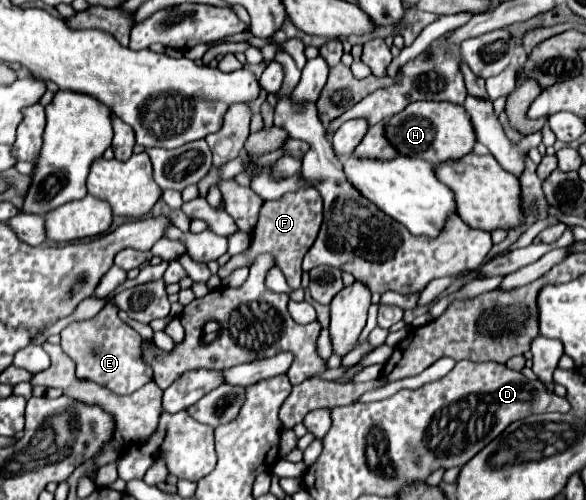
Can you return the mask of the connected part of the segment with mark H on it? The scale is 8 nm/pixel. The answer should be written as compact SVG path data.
M412 102L408 108L386 120L386 136L394 148L404 156L416 156L430 164L456 160L472 152L476 144L474 126L470 116L460 104L452 102Z

